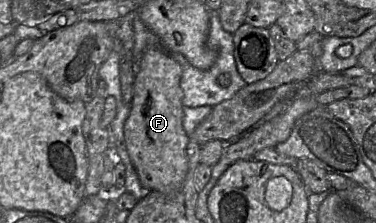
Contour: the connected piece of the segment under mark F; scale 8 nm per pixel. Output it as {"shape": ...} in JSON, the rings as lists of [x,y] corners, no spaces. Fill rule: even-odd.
{"shape":[[[148,48],[143,53],[135,74],[131,109],[124,123],[124,137],[127,152],[142,186],[162,193],[177,191],[188,171],[187,145],[189,135],[185,132],[183,120],[183,91],[180,87],[182,68],[163,48]]]}

